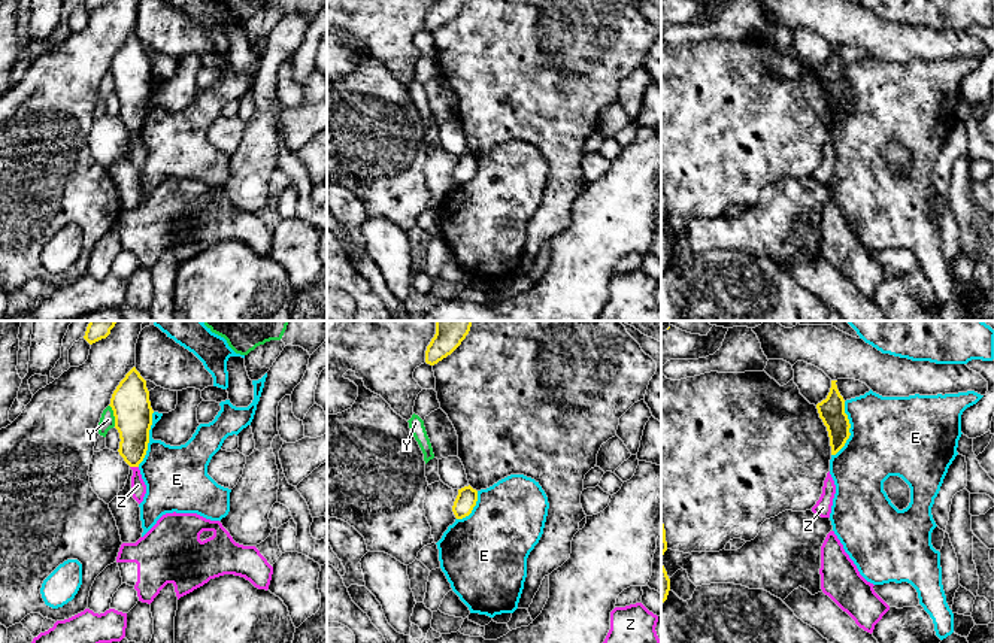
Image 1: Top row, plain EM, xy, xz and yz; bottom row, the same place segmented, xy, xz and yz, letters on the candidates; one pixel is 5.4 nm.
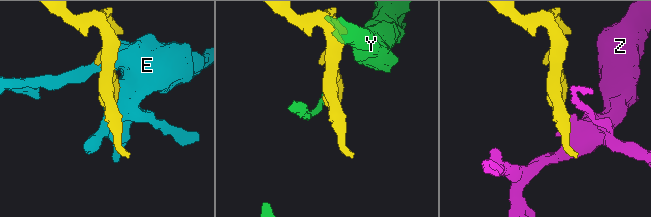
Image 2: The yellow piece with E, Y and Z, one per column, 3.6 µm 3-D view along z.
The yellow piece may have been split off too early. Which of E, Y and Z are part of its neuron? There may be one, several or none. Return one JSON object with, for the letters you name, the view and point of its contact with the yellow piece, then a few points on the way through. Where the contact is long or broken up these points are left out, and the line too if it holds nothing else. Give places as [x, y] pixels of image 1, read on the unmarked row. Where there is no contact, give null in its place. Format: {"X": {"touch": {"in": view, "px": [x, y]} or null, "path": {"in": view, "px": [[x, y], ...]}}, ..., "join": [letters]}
{"join": []}

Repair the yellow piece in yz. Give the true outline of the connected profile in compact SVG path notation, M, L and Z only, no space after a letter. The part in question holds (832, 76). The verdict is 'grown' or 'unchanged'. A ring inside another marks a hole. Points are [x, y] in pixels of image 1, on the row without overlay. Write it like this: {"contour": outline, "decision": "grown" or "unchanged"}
{"contour": "M831 46L827 64L816 70L819 84L828 97L831 121L836 121L851 101L851 90L845 79L845 66L840 61L836 48L837 46Z", "decision": "unchanged"}

